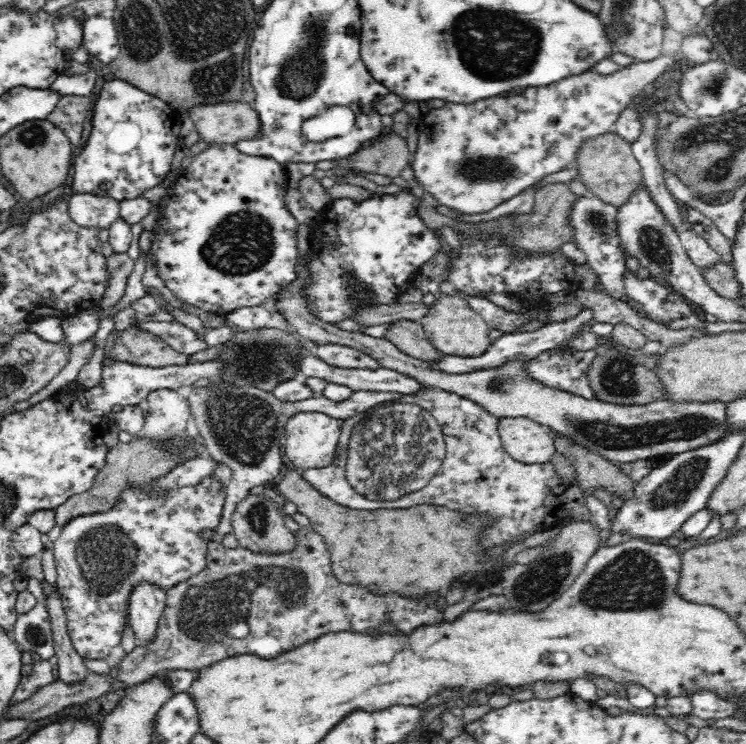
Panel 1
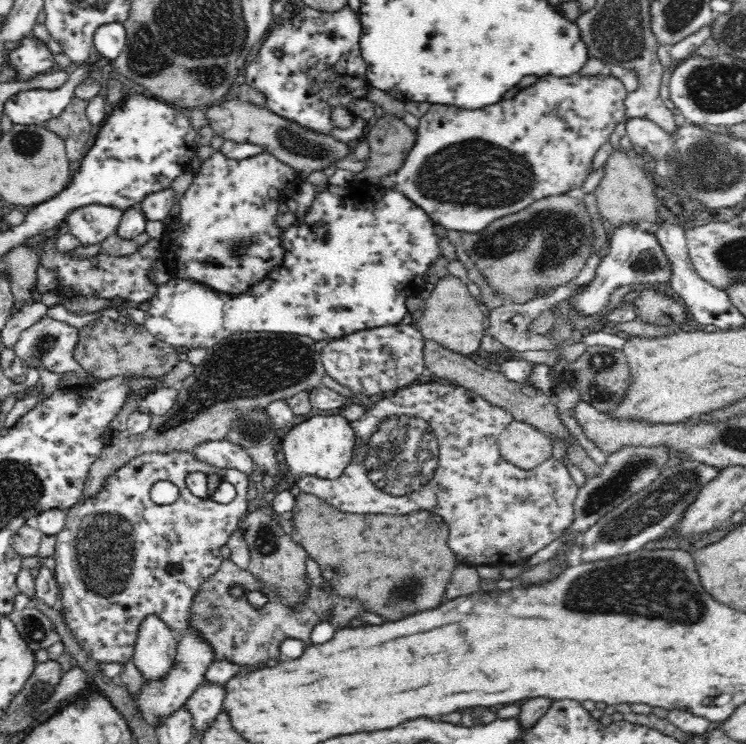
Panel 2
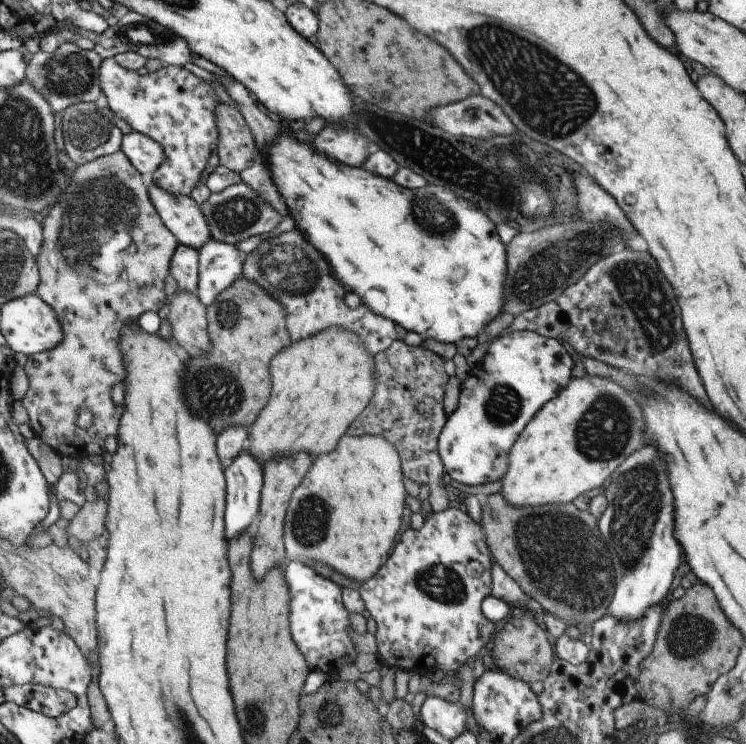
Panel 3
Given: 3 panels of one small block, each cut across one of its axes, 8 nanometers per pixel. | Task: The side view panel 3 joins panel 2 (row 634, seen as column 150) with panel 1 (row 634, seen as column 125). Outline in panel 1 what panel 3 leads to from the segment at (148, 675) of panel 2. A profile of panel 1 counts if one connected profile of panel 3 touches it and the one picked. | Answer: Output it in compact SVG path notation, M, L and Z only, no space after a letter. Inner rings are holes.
M138 583L128 597L128 619L137 643L149 643L158 628L158 619L166 606L166 591L156 583Z

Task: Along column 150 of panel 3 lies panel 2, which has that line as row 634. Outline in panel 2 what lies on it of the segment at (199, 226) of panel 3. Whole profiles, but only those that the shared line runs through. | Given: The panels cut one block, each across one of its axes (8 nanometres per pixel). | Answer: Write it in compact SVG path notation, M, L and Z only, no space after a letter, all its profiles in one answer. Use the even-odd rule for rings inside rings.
M188 629L181 634L177 644L176 658L174 658L174 664L172 664L170 672L164 678L156 680L156 682L145 680L139 695L130 696L133 698L135 706L137 706L138 713L142 715L142 719L146 720L146 723L150 723L154 728L159 718L165 720L166 717L175 713L179 708L184 707L194 691L204 682L206 668L214 661L212 645L206 639L202 639L202 635L198 631Z

